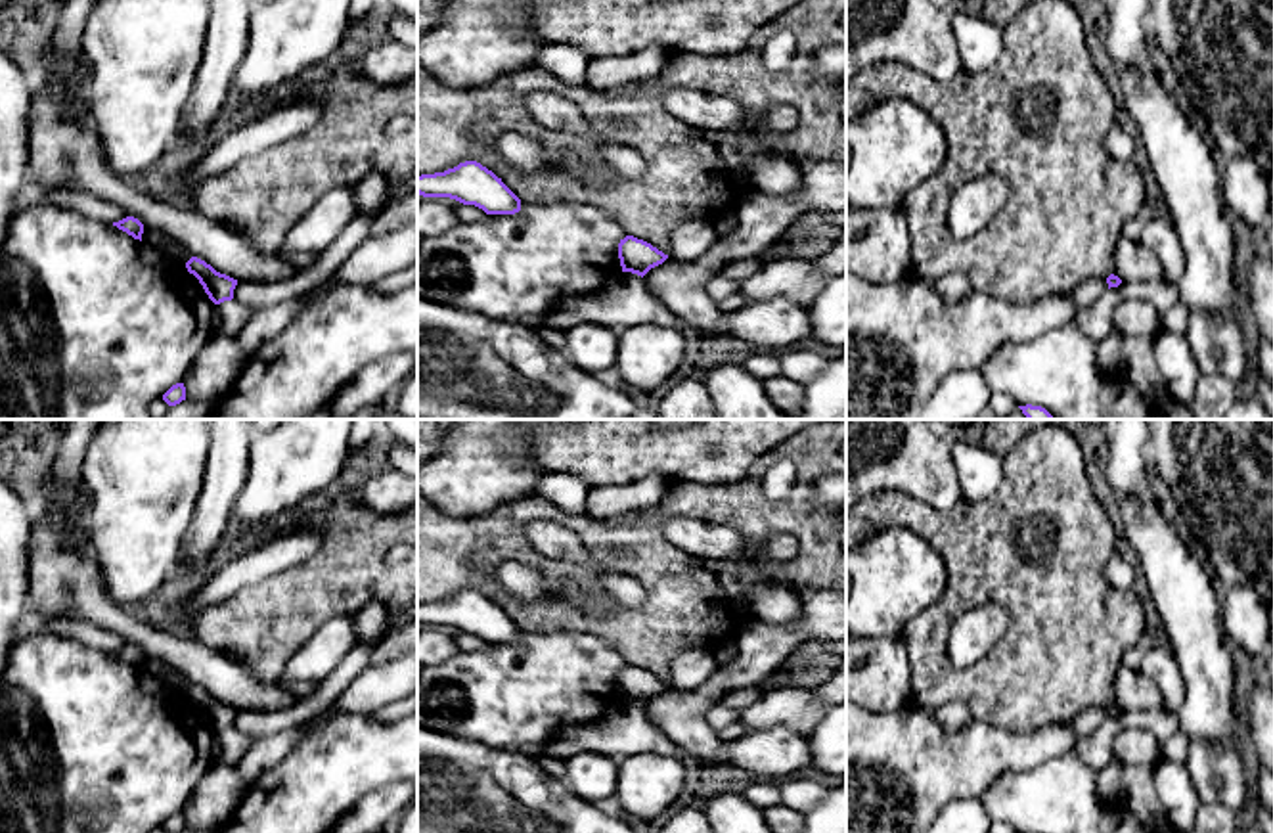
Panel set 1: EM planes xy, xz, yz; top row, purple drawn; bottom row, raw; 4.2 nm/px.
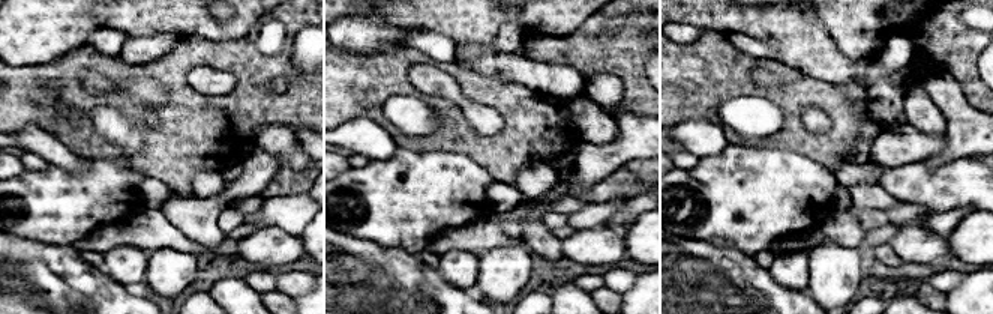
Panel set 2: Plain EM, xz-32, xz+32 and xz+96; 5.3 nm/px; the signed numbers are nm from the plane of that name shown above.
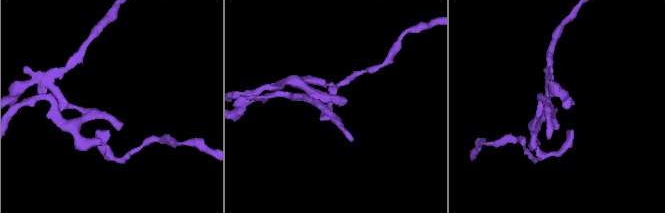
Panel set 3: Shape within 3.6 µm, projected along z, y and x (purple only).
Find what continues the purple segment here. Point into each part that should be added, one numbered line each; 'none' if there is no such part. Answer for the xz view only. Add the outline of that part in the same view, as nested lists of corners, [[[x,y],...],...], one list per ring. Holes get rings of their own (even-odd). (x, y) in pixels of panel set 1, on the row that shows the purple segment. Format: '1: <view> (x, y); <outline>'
none

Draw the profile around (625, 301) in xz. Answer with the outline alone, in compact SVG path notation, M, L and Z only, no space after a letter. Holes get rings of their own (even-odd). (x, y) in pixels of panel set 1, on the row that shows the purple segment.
M632 272L614 276L592 293L567 297L547 310L540 322L544 327L565 333L580 324L599 324L618 331L637 324L660 324L687 331L687 324L657 301L645 280Z

